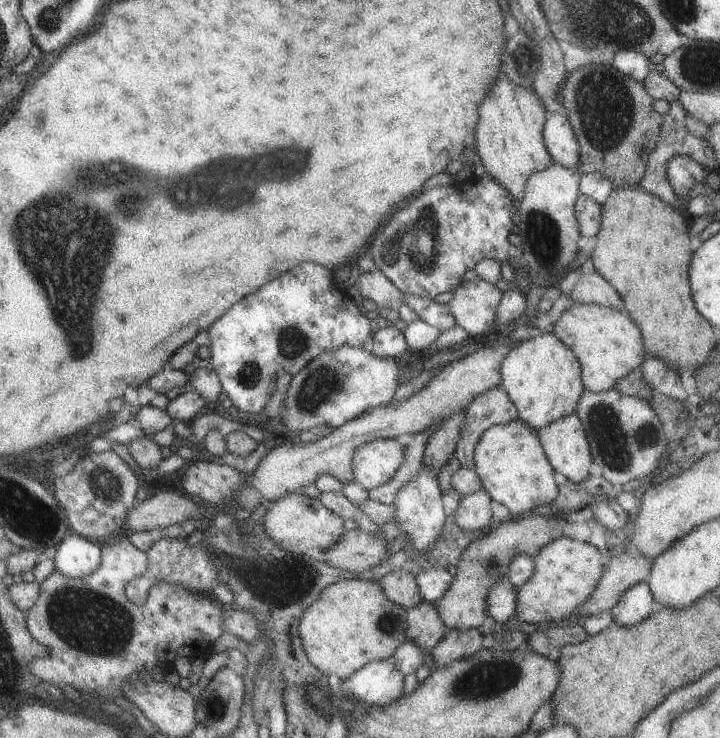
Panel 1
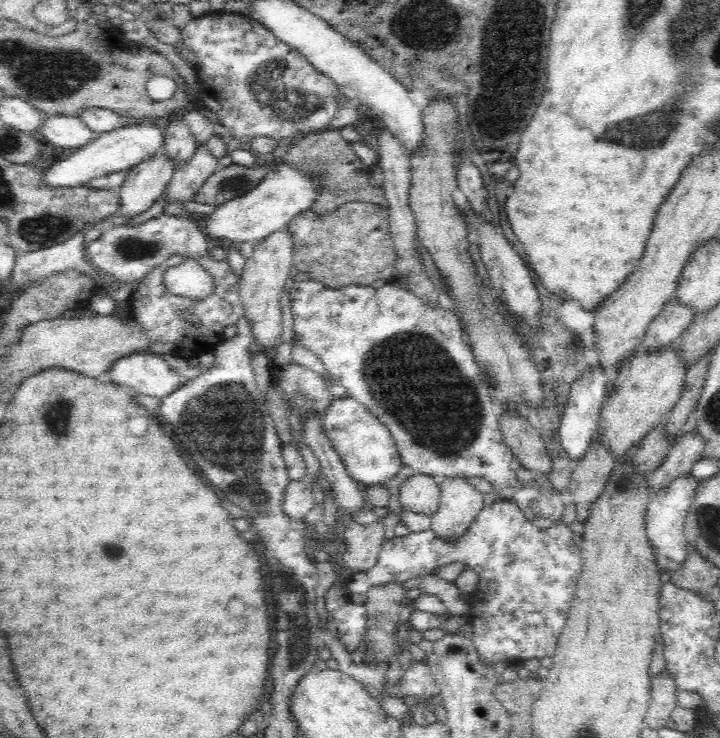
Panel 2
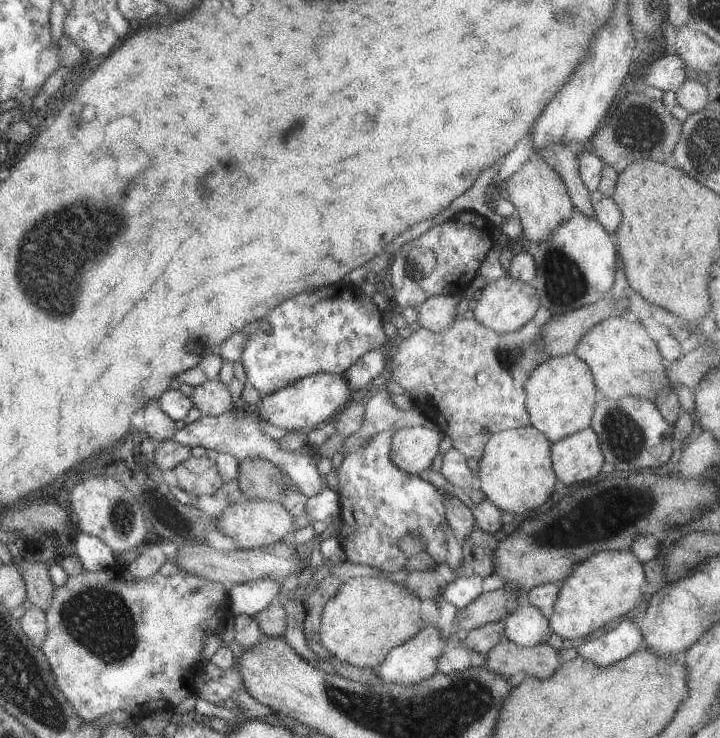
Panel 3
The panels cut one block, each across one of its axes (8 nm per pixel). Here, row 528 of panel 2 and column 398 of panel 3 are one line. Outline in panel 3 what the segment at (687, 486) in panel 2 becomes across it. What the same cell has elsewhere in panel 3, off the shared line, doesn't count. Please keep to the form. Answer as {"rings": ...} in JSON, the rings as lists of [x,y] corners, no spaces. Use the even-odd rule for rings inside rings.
{"rings":[[[423,626],[414,637],[387,652],[385,658],[376,666],[378,679],[383,683],[414,685],[423,679],[433,676],[436,673],[436,662],[442,655],[442,647],[445,649],[446,637],[435,626]]]}

